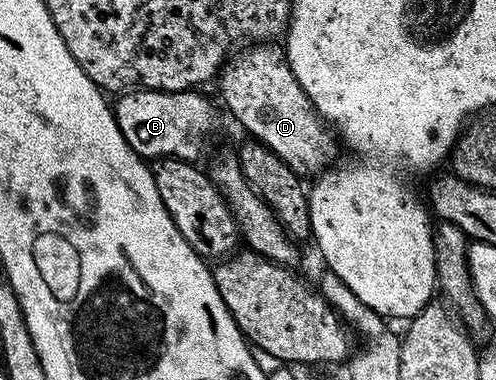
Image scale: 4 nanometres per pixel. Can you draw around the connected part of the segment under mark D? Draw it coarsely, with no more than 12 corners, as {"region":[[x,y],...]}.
{"region":[[259,41],[217,76],[228,113],[295,175],[336,162],[336,136],[284,48]]}

